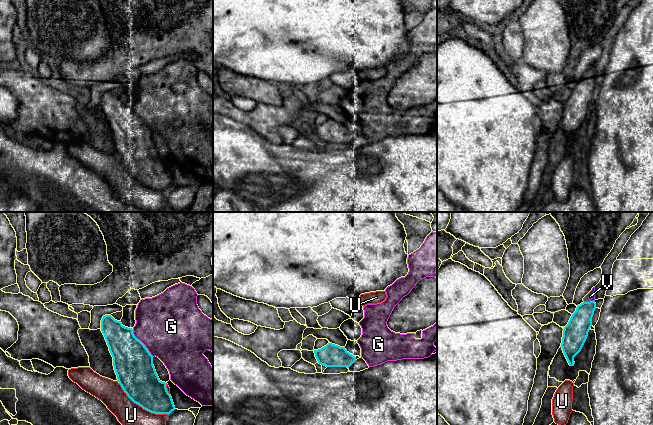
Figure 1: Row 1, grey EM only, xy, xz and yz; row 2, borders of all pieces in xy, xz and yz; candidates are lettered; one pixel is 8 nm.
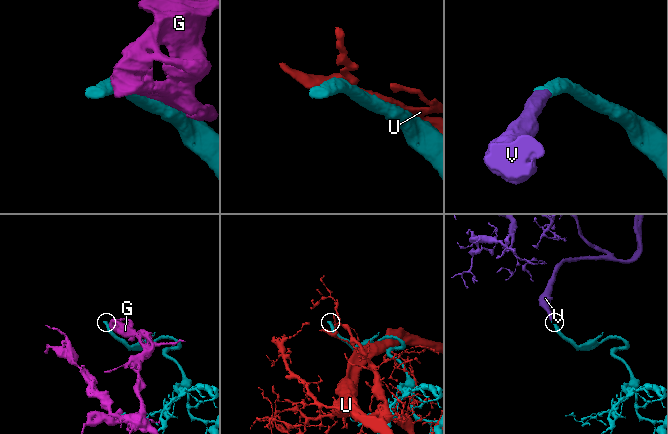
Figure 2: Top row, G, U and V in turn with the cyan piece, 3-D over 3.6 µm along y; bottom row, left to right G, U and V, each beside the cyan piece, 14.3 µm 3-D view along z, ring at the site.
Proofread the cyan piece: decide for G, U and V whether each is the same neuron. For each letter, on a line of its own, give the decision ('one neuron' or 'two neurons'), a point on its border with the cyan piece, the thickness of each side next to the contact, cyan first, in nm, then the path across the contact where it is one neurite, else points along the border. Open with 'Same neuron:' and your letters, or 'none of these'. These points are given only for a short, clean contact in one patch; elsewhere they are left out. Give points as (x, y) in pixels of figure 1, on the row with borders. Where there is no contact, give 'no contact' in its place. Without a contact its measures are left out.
Same neuron: V
G: two neurons; meets cyan in xy at (142, 343); 320 nm thick on the cyan side, 480 nm on the other
U: two neurons; meets cyan in xy at (142, 407); 300 nm thick on the cyan side, 190 nm on the other
V: one neuron; meets cyan in yz at (590, 301); 180 nm thick on the cyan side, 70 nm on the other; runs through yz (577, 329), (590, 301), (590, 296)

